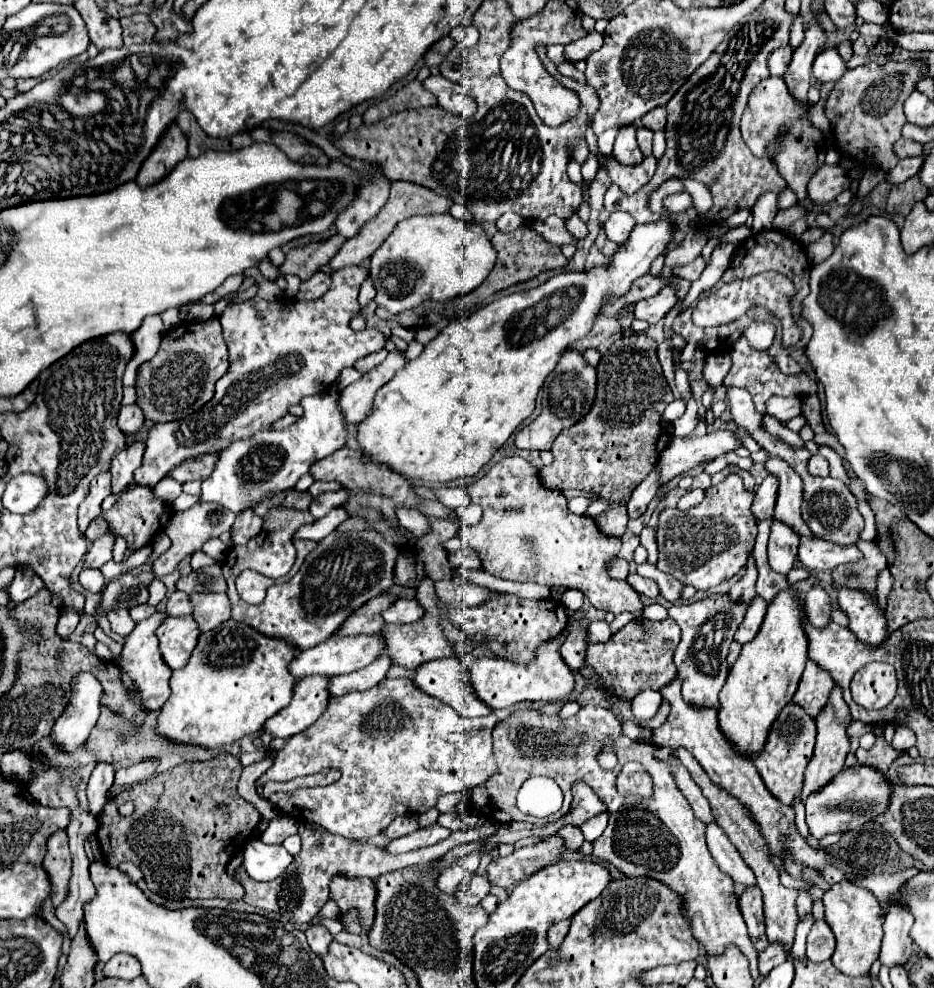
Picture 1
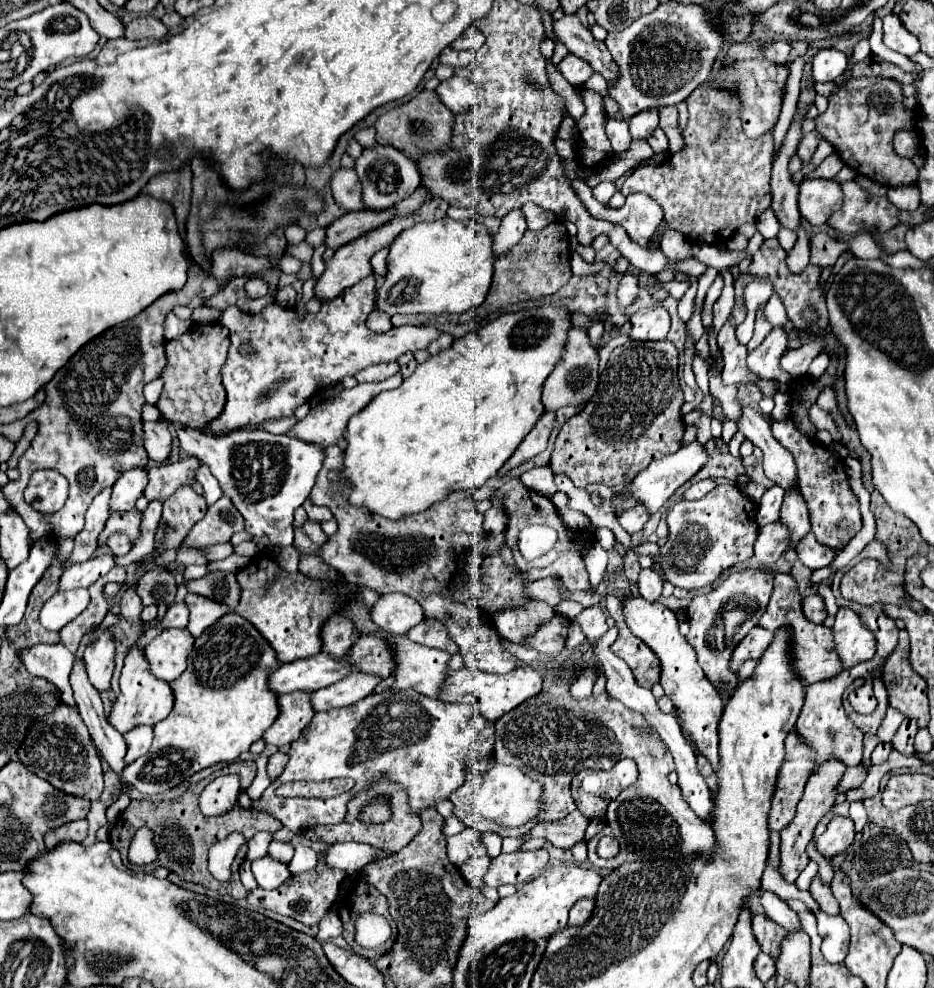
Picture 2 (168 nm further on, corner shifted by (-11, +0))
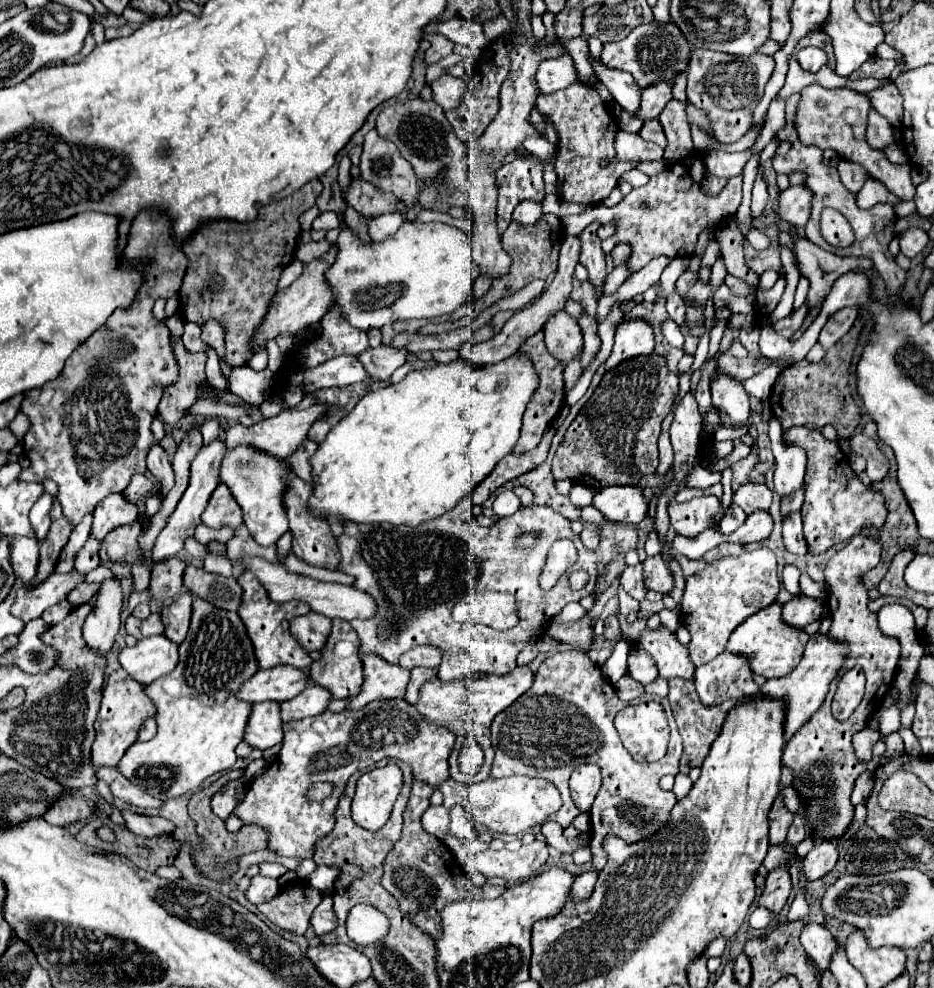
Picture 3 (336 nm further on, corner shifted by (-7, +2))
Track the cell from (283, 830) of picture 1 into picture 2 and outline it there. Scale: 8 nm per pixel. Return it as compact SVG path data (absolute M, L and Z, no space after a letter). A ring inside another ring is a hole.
M272 841L270 843L270 851L268 851L268 857L280 861L280 863L290 863L294 855L294 849L290 843L280 843L280 841Z

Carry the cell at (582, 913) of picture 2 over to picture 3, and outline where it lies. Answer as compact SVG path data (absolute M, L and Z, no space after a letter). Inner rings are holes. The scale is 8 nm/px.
M588 871L576 877L574 885L572 885L572 897L576 897L576 901L584 901L592 895L594 891L594 883L596 883L598 873L596 871Z

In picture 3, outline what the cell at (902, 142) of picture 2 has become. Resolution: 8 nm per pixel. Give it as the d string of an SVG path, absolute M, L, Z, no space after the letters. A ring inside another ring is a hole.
M872 111L870 117L868 117L866 137L868 137L868 145L870 145L872 149L880 149L880 151L882 151L884 147L896 143L892 125L890 125L878 111Z

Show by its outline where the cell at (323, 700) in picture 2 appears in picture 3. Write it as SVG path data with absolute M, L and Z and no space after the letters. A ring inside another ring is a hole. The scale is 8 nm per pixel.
M308 685L304 693L296 695L292 701L282 703L282 721L294 721L304 719L312 715L320 715L328 709L332 701L332 693L320 685Z

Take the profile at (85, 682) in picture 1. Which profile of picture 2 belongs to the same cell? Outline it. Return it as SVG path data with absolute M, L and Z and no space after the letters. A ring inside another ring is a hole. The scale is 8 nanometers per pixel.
M110 629L100 631L94 635L94 641L86 645L84 651L84 665L90 677L90 683L98 691L110 689L110 679L114 671L114 655L116 655L116 643L114 633Z

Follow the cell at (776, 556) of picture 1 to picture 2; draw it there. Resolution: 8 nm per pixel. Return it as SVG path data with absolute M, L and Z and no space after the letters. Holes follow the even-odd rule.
M794 487L792 491L786 491L780 519L782 519L782 523L792 531L790 547L794 549L796 543L798 543L806 533L810 533L808 507L806 507L806 501L804 501L804 497L800 495L800 489L798 489L798 487Z

